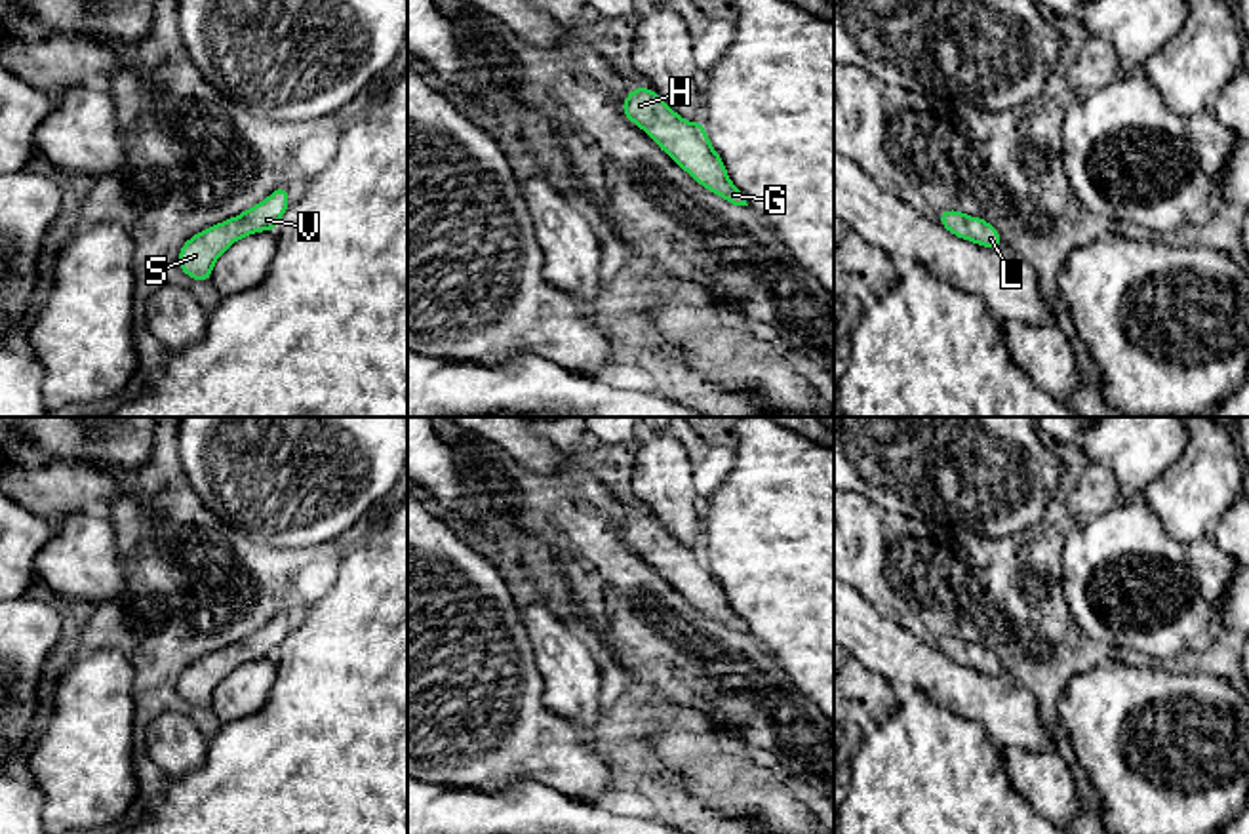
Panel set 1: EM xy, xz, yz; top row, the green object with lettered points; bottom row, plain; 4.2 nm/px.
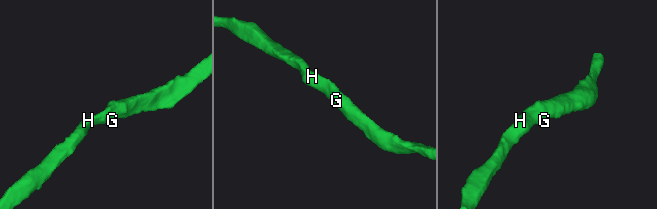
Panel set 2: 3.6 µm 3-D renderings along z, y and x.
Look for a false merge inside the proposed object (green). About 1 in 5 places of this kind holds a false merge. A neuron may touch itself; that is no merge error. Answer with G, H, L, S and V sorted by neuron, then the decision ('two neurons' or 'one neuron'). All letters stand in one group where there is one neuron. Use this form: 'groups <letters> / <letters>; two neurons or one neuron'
groups G H L S V; one neuron

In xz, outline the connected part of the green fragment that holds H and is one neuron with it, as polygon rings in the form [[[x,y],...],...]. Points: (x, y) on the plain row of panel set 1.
[[[638,512],[623,527],[623,541],[655,566],[699,611],[733,632],[748,632],[729,607],[724,586],[712,575],[699,548],[684,548],[651,514]]]

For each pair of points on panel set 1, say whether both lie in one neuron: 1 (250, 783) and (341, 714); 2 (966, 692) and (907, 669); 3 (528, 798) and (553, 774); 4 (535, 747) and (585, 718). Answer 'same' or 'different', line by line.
1: same
2: same
3: different
4: different

